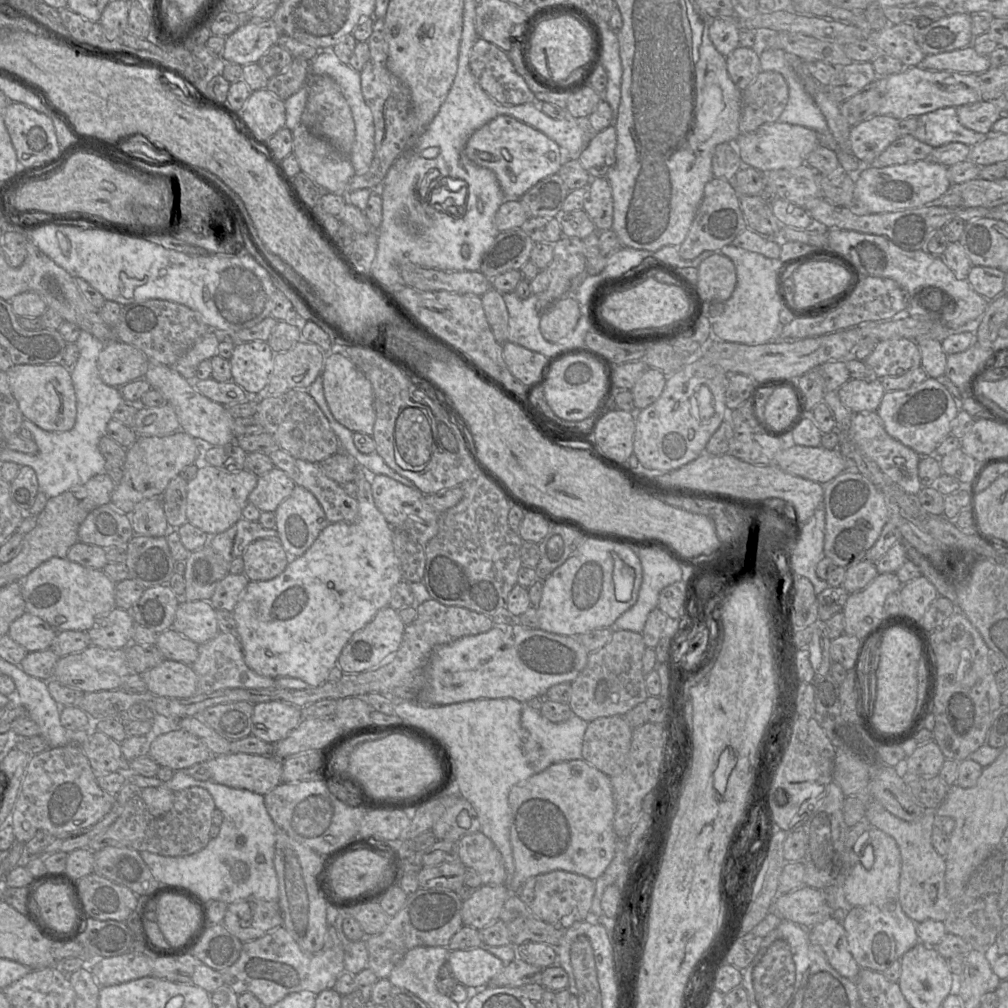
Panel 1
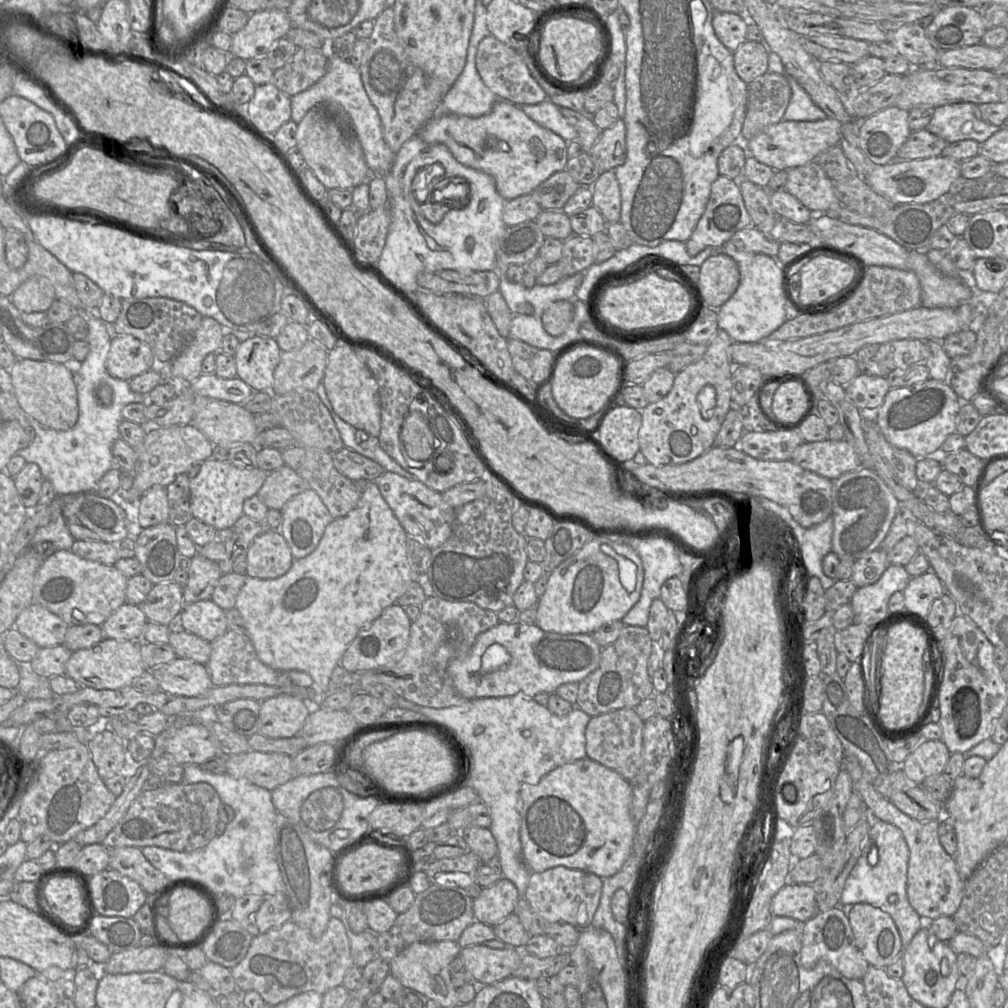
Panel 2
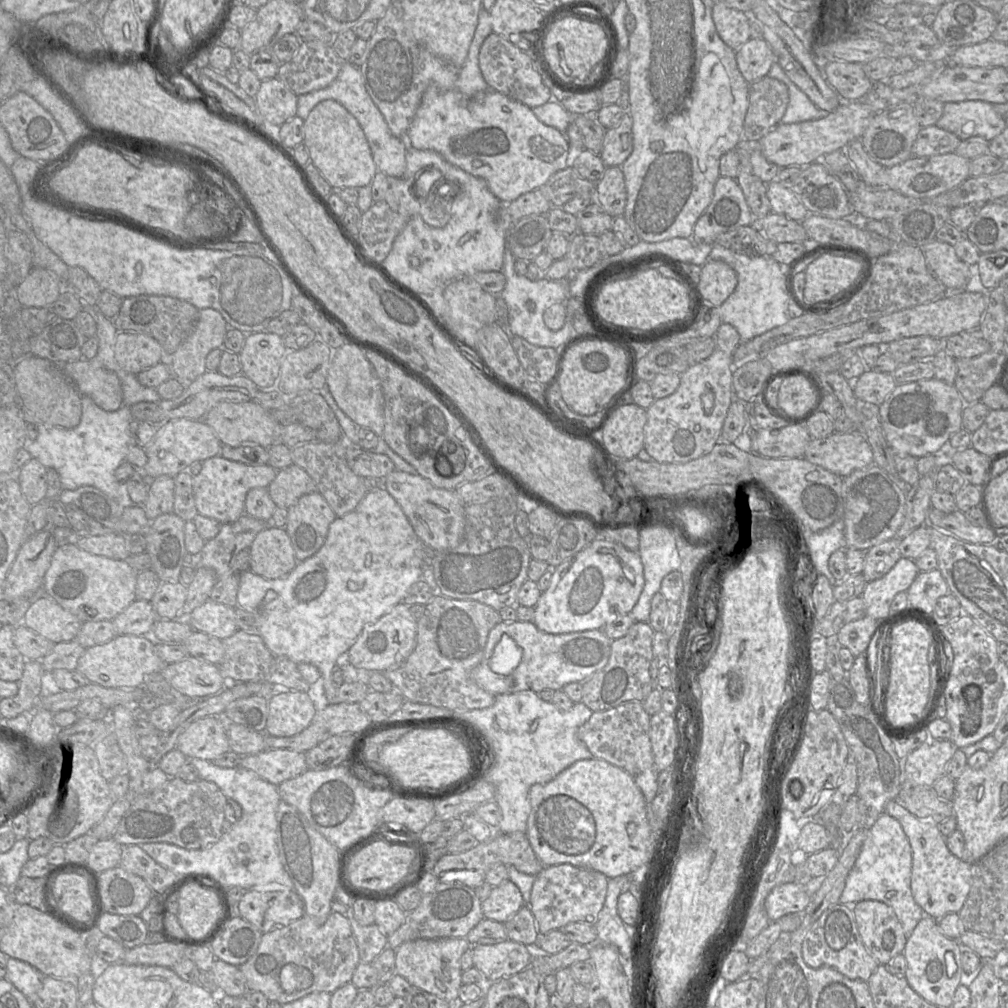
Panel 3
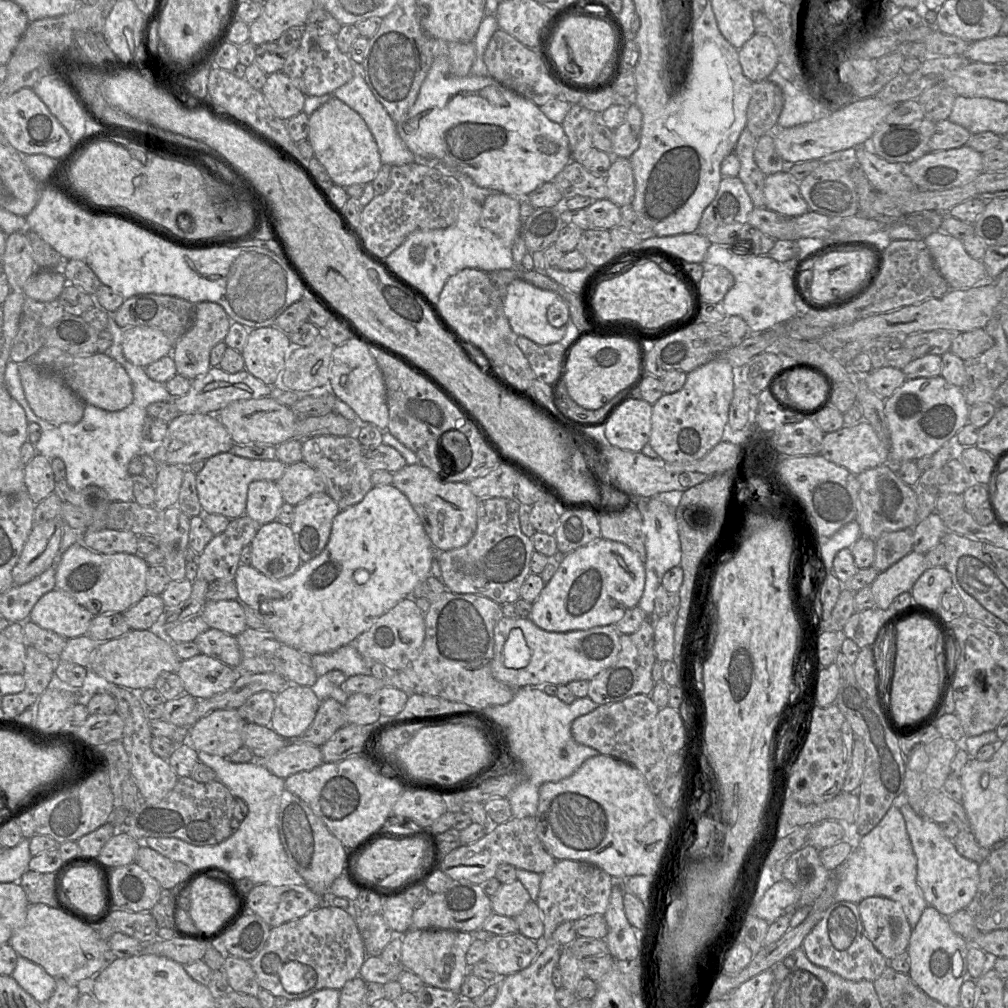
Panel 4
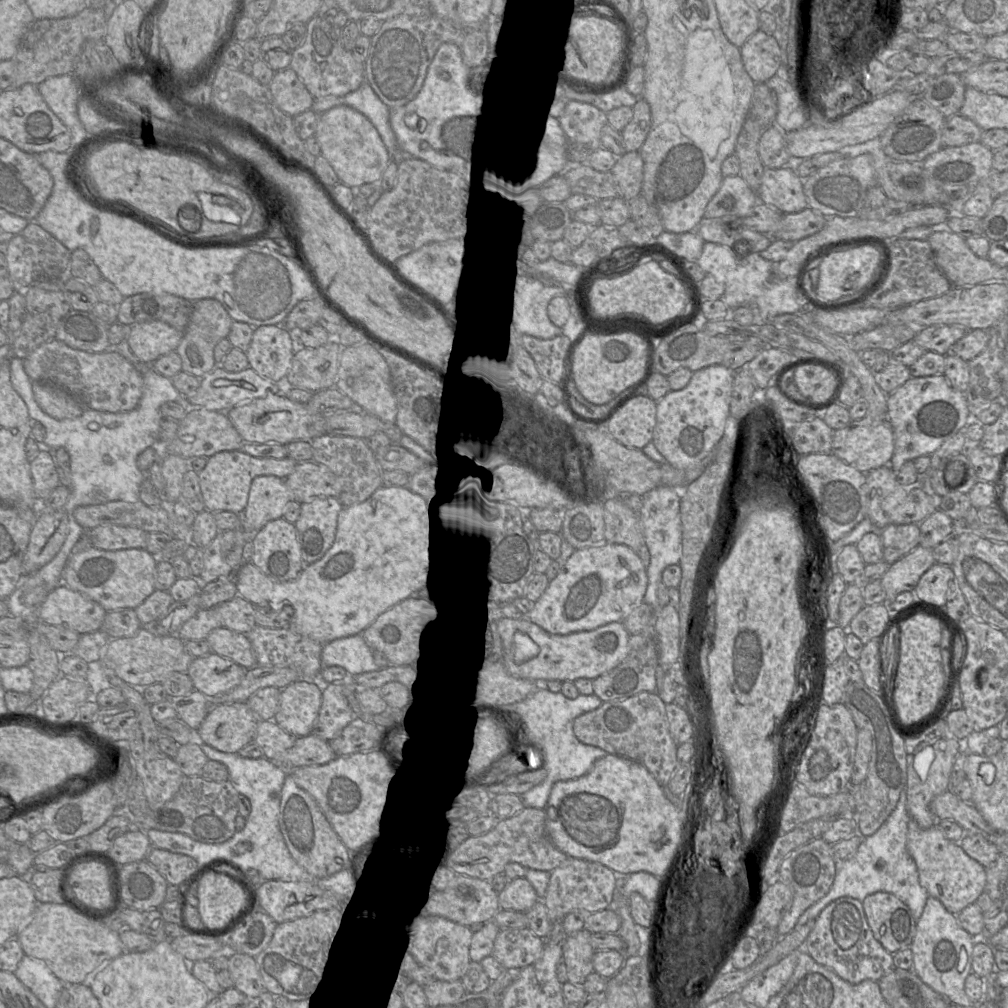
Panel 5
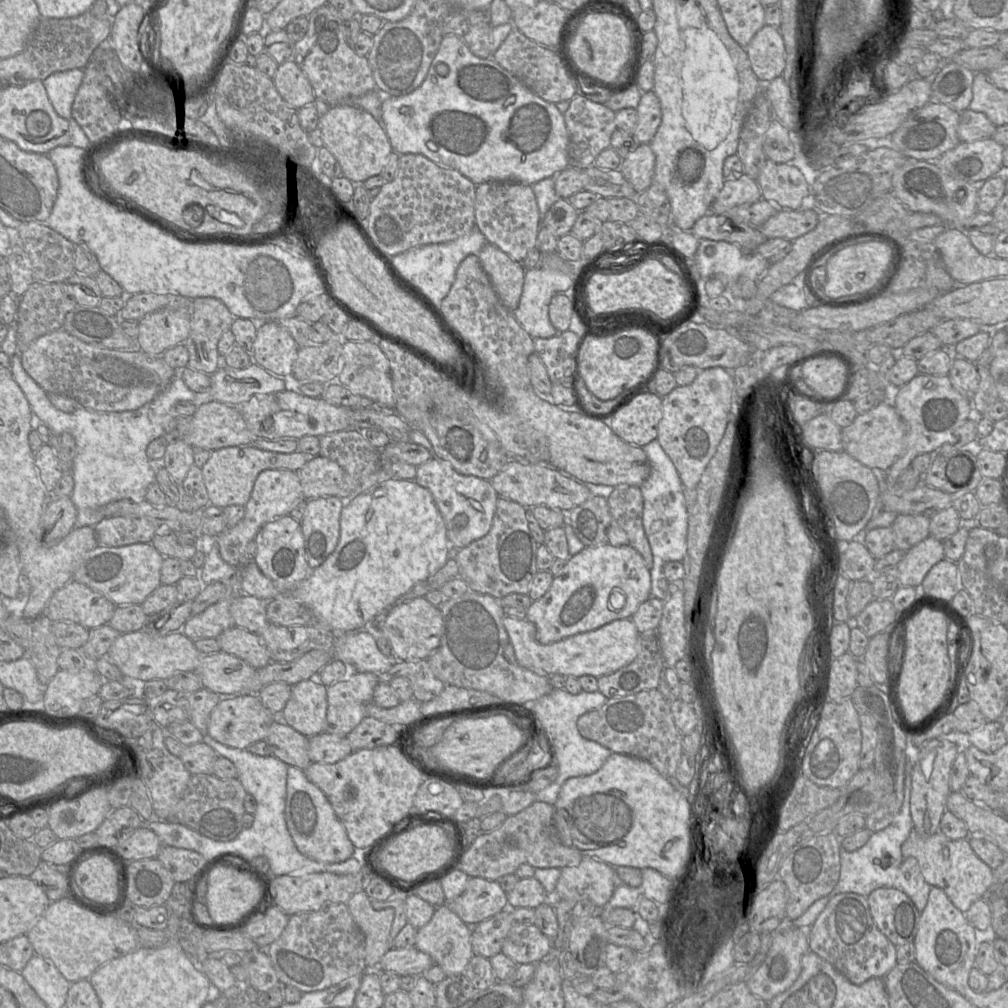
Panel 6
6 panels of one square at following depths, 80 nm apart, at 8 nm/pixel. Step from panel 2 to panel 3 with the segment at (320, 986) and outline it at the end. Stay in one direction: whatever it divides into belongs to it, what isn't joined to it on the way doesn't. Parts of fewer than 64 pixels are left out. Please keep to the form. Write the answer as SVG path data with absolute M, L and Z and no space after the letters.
M332 911L322 925L318 925L309 916L303 915L287 926L264 933L257 951L238 967L245 976L249 991L259 991L269 1001L285 1004L312 992L334 992L351 981L359 963L359 951L348 918Z

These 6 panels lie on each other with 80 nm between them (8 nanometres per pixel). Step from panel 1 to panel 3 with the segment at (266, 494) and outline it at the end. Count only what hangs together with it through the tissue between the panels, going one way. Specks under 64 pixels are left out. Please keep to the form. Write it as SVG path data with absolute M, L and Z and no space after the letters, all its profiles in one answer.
M292 463L277 471L275 479L267 487L277 507L288 509L302 496L317 491L314 480L299 466Z

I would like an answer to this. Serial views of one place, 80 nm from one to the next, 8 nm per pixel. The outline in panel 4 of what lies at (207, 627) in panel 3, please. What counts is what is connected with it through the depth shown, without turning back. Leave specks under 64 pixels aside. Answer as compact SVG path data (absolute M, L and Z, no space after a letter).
M237 600L207 601L200 614L210 628L235 637L248 628L244 608Z

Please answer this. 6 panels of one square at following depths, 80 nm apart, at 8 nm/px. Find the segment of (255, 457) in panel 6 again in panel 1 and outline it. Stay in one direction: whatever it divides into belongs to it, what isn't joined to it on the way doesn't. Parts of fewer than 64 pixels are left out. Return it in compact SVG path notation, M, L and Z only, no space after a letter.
M201 464L196 476L187 484L187 520L209 535L224 532L242 518L242 511L249 503L258 474L243 470L230 470L222 466Z

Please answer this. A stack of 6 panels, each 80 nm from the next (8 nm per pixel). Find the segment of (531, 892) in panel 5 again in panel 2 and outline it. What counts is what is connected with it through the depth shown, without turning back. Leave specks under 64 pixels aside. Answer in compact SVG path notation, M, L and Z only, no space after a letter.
M502 877L491 886L483 888L480 895L473 899L473 914L475 921L493 927L514 912L518 900L519 893L517 888L511 881Z

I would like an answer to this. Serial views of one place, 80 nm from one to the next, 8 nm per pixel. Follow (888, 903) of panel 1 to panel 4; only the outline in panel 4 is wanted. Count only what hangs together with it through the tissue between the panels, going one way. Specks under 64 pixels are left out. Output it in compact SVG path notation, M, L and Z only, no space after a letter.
M905 791L901 802L893 803L888 812L867 835L858 838L858 846L853 849L846 861L834 872L837 890L834 901L859 903L867 897L882 896L898 902L906 918L914 929L928 906L917 881L917 860L900 811L905 802Z

